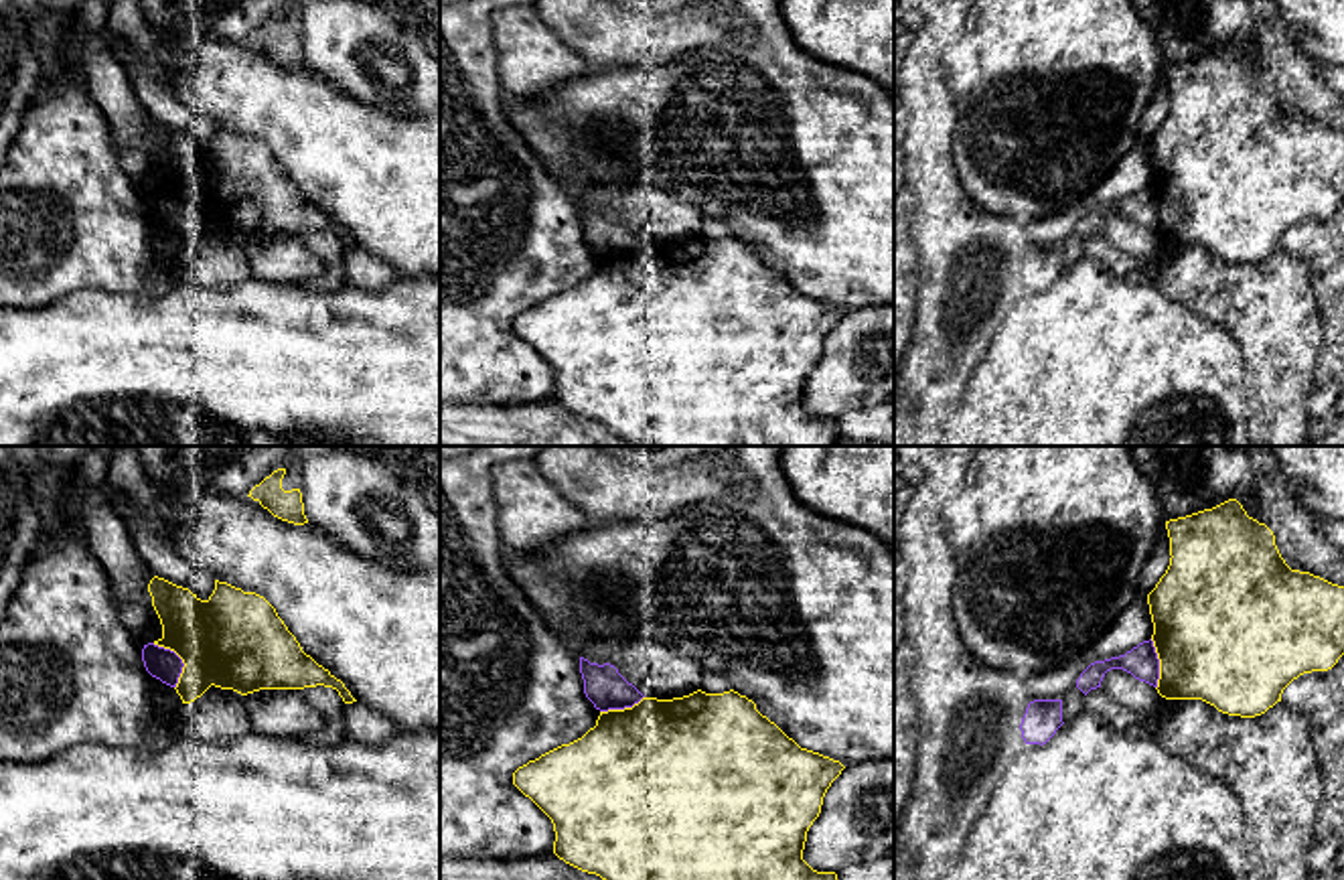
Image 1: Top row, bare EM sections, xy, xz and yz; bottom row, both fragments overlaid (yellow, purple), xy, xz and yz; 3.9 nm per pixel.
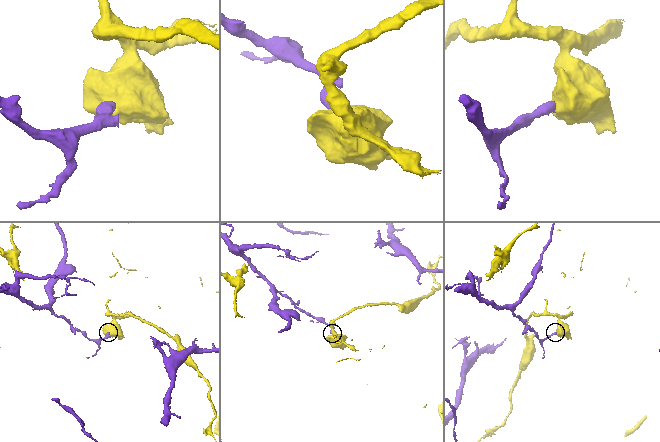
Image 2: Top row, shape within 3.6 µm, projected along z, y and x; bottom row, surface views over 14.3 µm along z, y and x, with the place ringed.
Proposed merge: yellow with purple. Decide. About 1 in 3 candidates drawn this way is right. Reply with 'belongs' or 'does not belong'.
does not belong

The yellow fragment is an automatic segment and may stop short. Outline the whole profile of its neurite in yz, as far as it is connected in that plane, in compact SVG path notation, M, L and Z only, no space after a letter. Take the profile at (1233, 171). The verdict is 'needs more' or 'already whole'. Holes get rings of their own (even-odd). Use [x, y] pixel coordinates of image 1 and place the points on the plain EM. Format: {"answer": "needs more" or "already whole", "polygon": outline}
{"answer": "already whole", "polygon": "M1237 45L1166 67L1170 112L1147 140L1153 193L1160 205L1158 239L1166 245L1202 245L1241 264L1265 260L1283 235L1303 219L1328 217L1344 201L1344 132L1291 116L1273 77L1249 63Z"}

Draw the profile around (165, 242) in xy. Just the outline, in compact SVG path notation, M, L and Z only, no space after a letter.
M154 223L152 227L152 247L166 260L176 262L184 251L174 233L162 229Z

